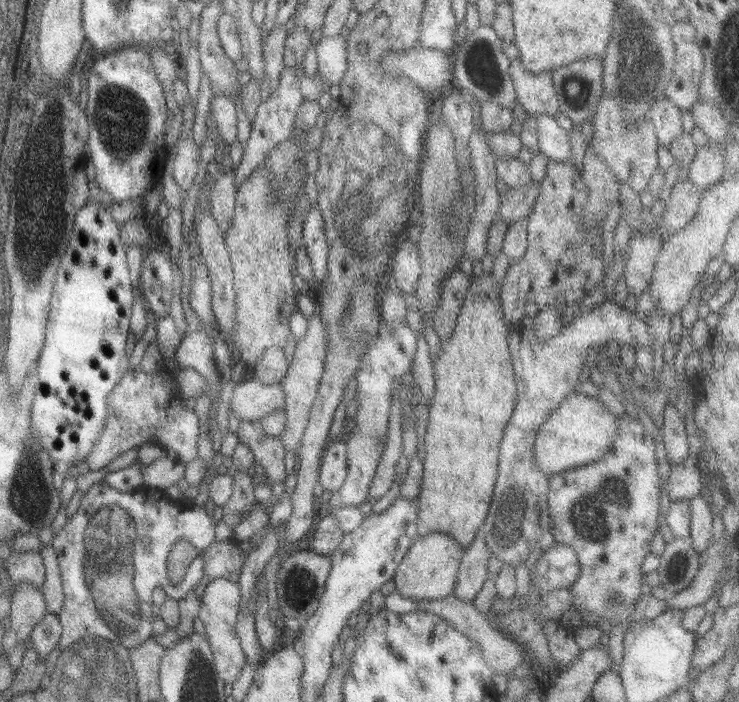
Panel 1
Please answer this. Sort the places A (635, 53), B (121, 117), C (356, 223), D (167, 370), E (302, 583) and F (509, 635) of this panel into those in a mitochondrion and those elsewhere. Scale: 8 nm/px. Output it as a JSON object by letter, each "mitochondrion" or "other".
{"A":"mitochondrion","B":"mitochondrion","C":"mitochondrion","D":"other","E":"mitochondrion","F":"other"}

